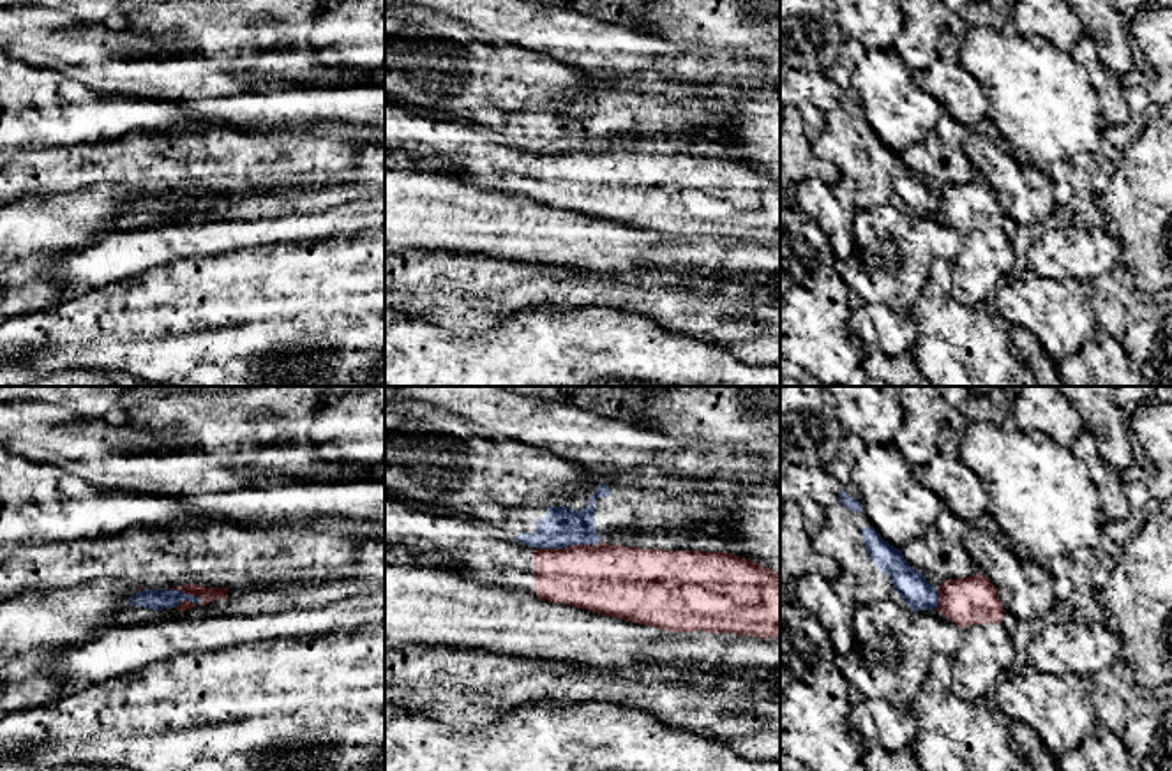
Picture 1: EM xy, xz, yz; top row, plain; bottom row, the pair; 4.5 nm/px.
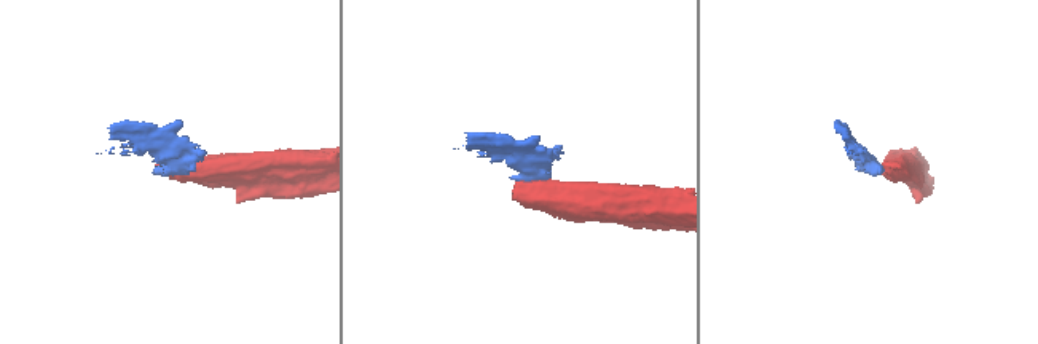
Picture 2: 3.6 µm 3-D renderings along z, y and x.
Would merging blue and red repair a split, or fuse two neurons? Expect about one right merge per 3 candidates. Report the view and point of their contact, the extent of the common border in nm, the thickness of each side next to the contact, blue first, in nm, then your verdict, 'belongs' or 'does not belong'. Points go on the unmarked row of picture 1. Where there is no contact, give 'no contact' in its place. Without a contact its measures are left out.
contact xz (569, 150); length 300 nm; calibres 190 and 320 nm; does not belong

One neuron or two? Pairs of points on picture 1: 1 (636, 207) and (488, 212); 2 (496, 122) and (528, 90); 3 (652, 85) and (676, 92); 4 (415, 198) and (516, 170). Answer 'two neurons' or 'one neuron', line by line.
1: two neurons
2: one neuron
3: one neuron
4: two neurons

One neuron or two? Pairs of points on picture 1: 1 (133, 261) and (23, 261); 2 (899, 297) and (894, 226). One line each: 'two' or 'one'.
1: two
2: one

